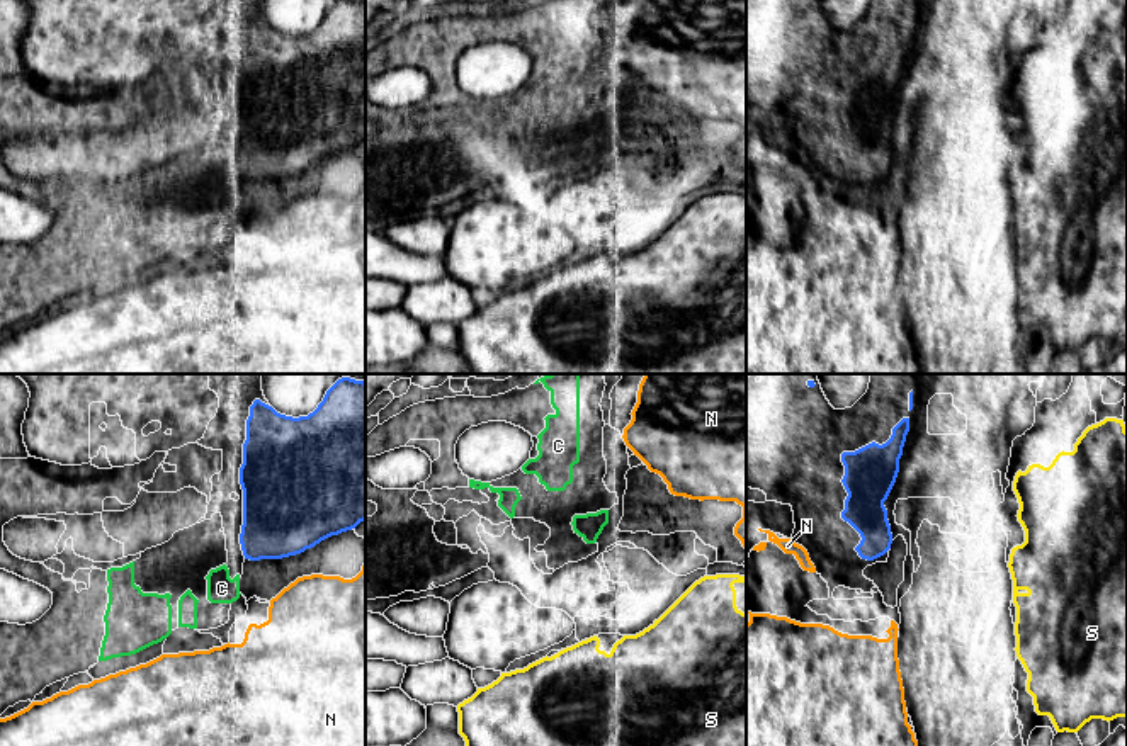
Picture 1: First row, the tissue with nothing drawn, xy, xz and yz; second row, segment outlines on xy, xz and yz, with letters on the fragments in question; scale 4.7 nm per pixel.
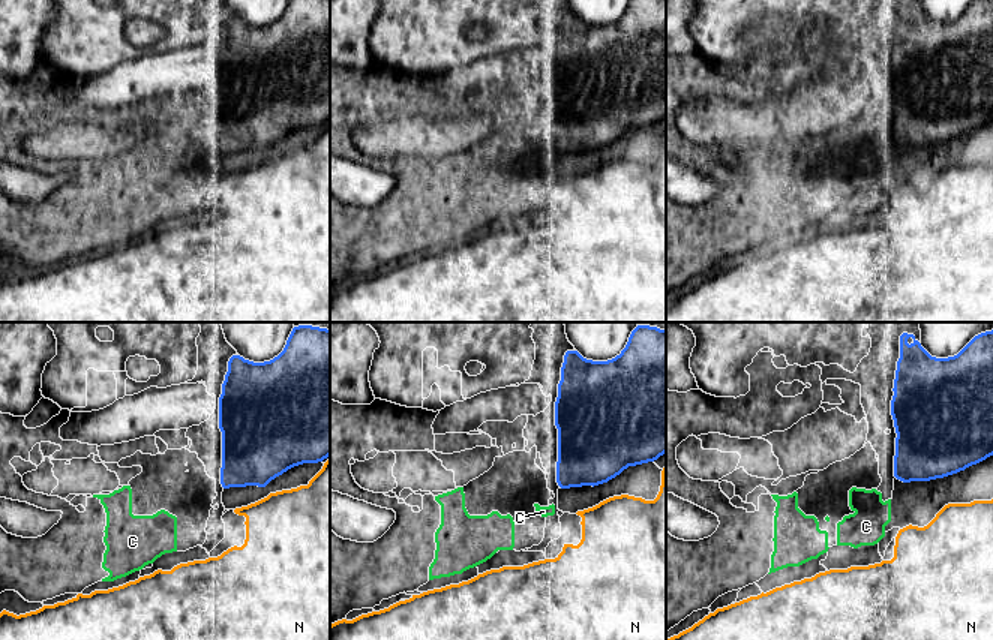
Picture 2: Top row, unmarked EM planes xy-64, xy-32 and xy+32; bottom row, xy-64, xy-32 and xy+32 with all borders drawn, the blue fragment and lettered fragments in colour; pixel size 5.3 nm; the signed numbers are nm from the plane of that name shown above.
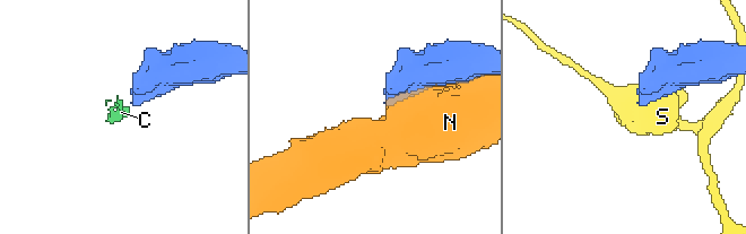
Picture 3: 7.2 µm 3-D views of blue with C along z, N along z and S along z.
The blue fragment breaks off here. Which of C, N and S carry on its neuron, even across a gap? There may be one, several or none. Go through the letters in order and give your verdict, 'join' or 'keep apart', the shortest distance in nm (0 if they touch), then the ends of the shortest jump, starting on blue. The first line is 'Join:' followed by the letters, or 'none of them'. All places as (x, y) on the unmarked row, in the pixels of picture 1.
Join: C
C: join; 90 nm apart; from blue across xy (245, 177), (238, 194)
N: keep apart; 110 nm apart; from blue across xy (294, 174), (303, 196)
S: keep apart; 550 nm apart; from blue across yz (901, 73), (1013, 101)

